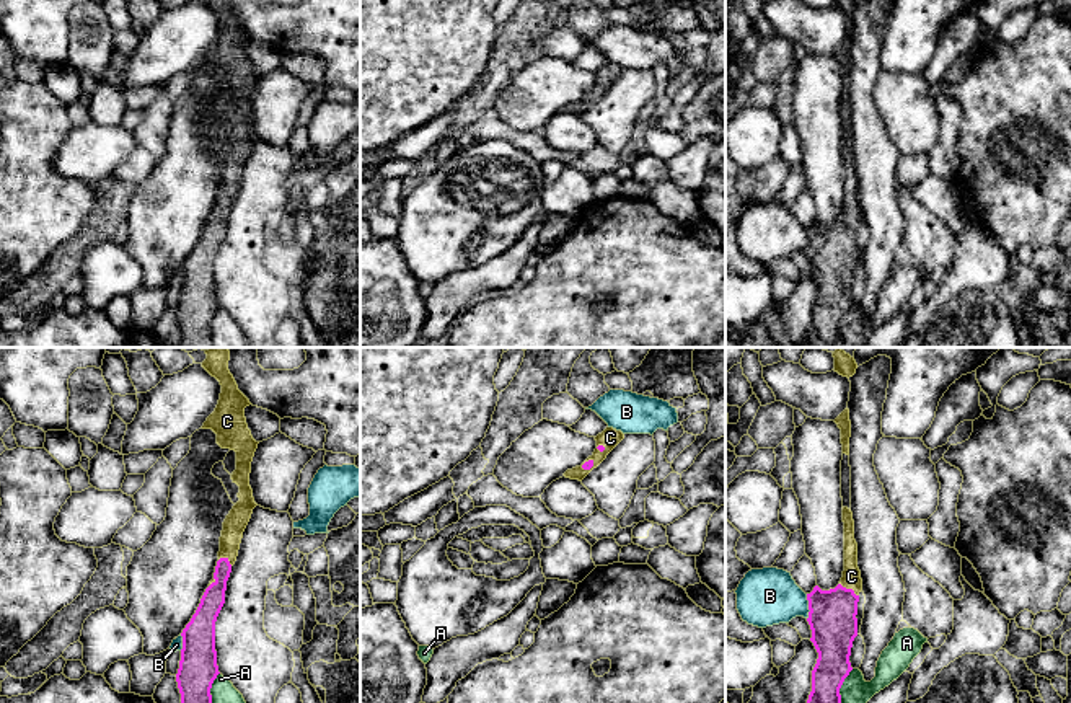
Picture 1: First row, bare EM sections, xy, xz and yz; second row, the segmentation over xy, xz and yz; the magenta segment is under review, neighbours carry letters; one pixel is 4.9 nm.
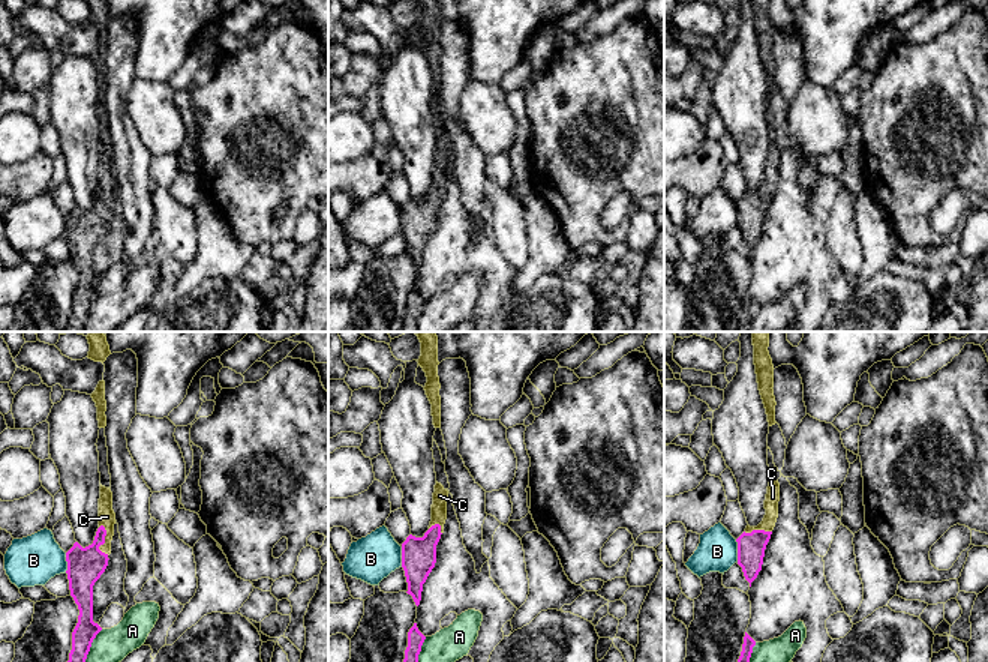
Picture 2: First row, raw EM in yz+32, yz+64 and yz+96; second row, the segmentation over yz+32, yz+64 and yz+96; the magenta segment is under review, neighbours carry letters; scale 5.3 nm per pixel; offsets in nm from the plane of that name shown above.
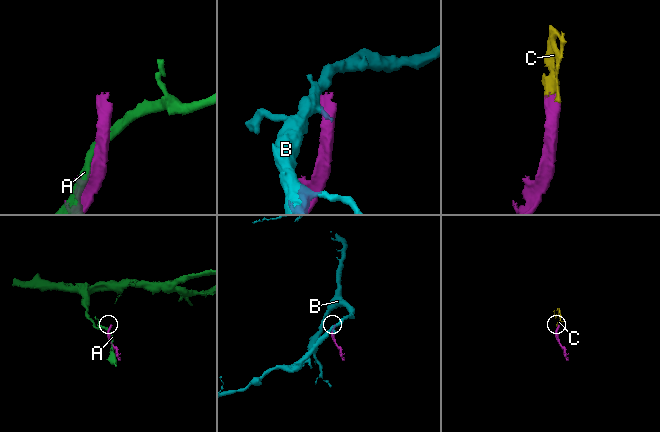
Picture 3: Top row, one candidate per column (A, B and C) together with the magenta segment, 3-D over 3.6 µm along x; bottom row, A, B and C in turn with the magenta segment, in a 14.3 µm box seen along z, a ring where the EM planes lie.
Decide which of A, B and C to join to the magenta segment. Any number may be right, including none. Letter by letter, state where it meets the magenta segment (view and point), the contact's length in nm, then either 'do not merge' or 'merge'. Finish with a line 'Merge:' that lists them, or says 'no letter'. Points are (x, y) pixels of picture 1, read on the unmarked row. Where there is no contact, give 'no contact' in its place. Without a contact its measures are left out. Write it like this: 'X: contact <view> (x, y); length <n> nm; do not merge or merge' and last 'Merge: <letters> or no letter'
A: contact yz (838, 325); length 220 nm; do not merge
B: contact yz (809, 242); length 130 nm; do not merge
C: contact yz (850, 224); length 120 nm; merge
Merge: C

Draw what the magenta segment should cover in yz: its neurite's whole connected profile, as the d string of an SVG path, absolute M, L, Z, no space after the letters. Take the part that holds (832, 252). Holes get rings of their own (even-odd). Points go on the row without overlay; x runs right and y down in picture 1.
M843 142L844 157L844 206L835 223L818 220L807 228L809 259L818 294L812 305L812 326L804 347L844 347L840 323L853 305L849 290L857 271L857 237L862 225L857 202L857 178L854 175L853 147Z

